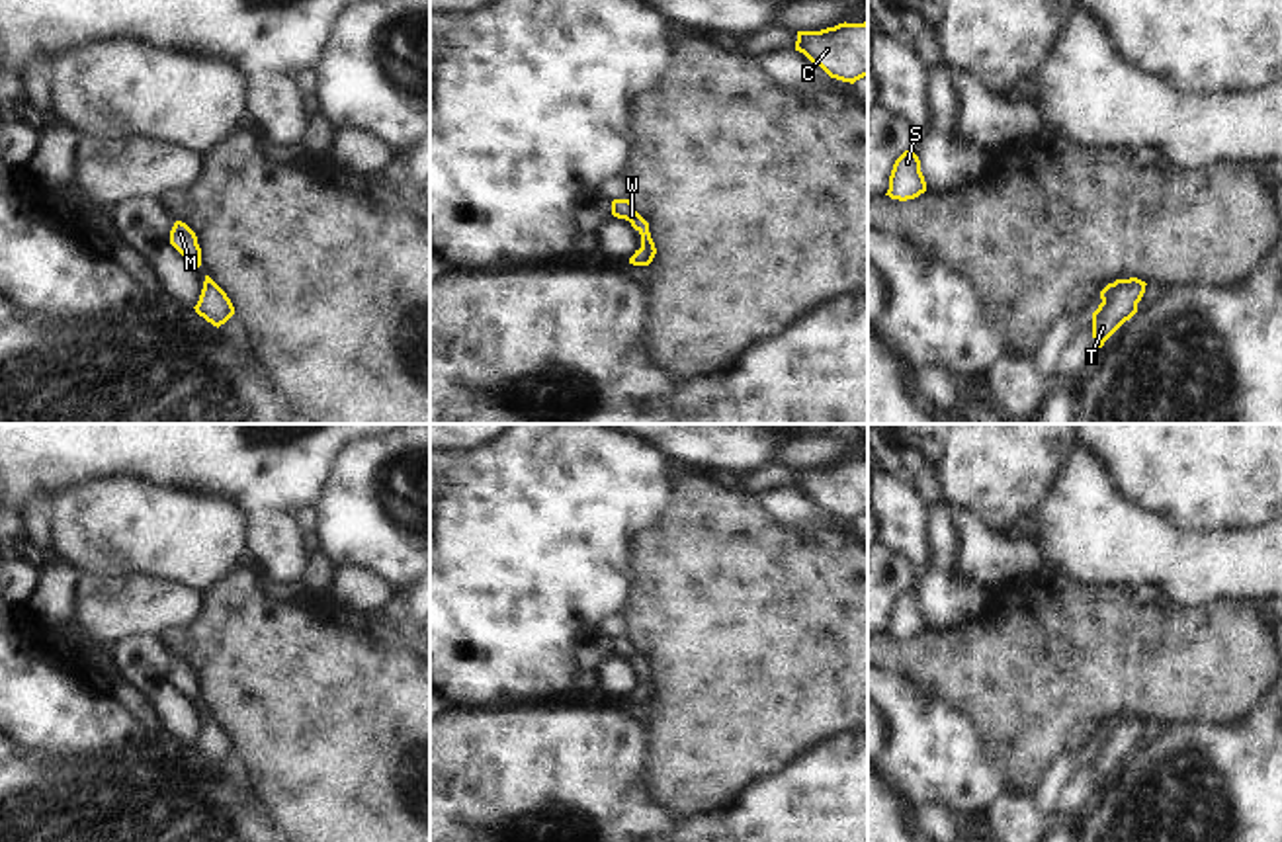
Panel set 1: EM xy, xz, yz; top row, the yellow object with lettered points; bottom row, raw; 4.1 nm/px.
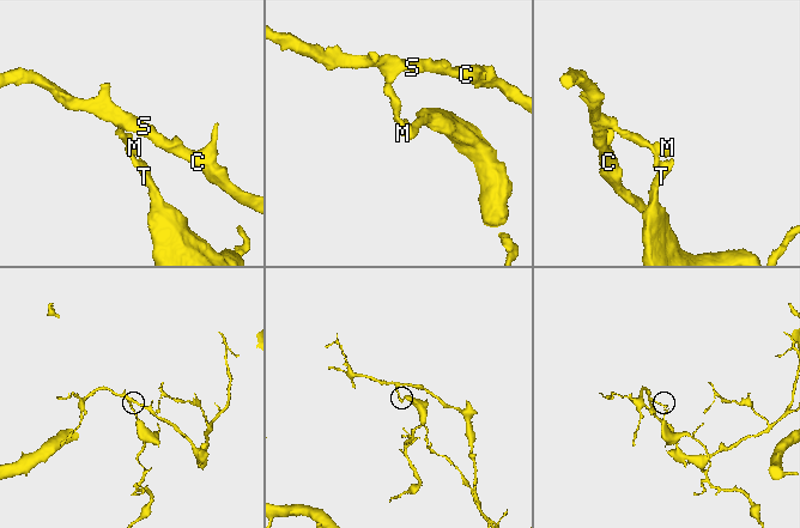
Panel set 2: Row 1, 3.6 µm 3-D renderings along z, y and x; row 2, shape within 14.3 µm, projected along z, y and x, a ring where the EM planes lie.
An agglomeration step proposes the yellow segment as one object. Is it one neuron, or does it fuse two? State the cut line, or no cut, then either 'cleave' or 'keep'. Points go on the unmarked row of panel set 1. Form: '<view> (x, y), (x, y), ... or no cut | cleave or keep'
xz (649, 674), (641, 682) | cleave

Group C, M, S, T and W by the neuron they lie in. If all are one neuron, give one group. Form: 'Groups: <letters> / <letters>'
Groups: C M S W / T.

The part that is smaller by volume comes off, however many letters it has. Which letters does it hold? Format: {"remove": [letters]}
{"remove": ["T"]}

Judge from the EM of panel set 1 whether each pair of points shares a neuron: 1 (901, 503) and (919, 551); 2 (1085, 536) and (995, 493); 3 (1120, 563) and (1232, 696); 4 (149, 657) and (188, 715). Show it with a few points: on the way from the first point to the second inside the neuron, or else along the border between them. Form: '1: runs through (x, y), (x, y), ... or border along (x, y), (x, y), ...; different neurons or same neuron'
1: runs through (903, 514), (903, 530), (909, 540); same neuron
2: border along (1058, 471), (1048, 493), (1030, 512); different neurons
3: border along (1089, 585), (1128, 587), (1134, 590); different neurons
4: runs through (143, 673), (143, 678), (172, 708); same neuron

